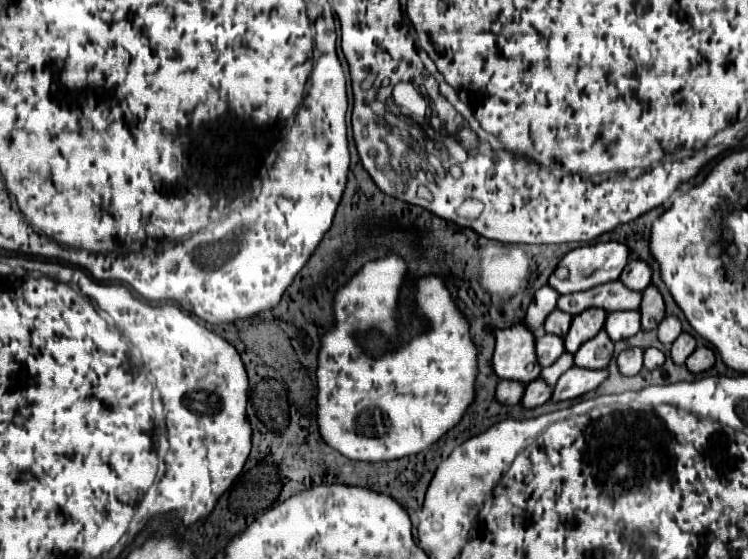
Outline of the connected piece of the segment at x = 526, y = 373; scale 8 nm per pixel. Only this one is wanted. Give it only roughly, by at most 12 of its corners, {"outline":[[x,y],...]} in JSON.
{"outline":[[523,321],[497,331],[499,379],[539,377],[535,335]]}

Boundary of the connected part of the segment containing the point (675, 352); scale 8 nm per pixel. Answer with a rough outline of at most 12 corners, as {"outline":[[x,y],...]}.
{"outline":[[681,333],[671,345],[671,359],[683,365],[695,351],[693,335]]}

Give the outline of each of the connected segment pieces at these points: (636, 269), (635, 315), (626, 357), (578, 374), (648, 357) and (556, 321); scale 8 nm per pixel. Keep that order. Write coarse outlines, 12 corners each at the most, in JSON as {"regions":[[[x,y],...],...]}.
{"regions":[[[631,259],[619,277],[625,285],[645,291],[651,267],[643,259]],[[613,311],[605,331],[613,341],[641,331],[641,313]],[[625,349],[619,371],[627,377],[643,369],[643,349]],[[571,367],[553,401],[575,399],[607,379],[607,369]],[[645,349],[645,367],[657,369],[665,363],[665,353]],[[555,309],[545,319],[545,331],[563,337],[571,315]]]}

